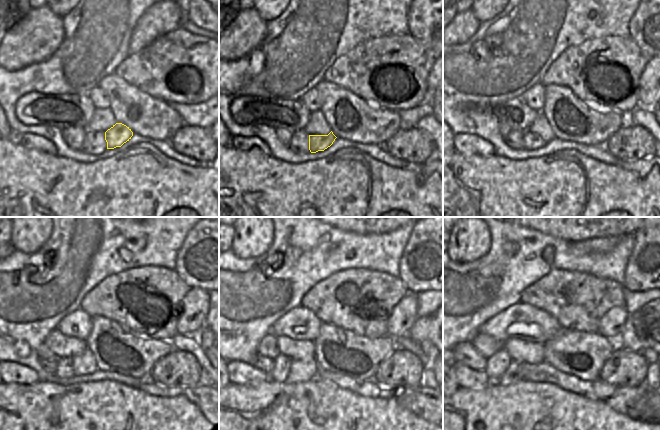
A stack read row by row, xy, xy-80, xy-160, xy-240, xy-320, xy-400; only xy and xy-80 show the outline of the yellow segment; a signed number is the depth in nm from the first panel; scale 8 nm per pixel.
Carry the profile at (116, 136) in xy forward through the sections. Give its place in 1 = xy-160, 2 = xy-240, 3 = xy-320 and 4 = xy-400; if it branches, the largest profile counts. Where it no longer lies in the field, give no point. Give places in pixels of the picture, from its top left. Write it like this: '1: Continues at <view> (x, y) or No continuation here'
1: Continues at xy-160 (530, 140)
2: Continues at xy-240 (65, 370)
3: Continues at xy-320 (281, 364)
4: Continues at xy-400 (496, 365)

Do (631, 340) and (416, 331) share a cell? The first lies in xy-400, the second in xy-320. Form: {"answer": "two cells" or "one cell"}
{"answer": "one cell"}

